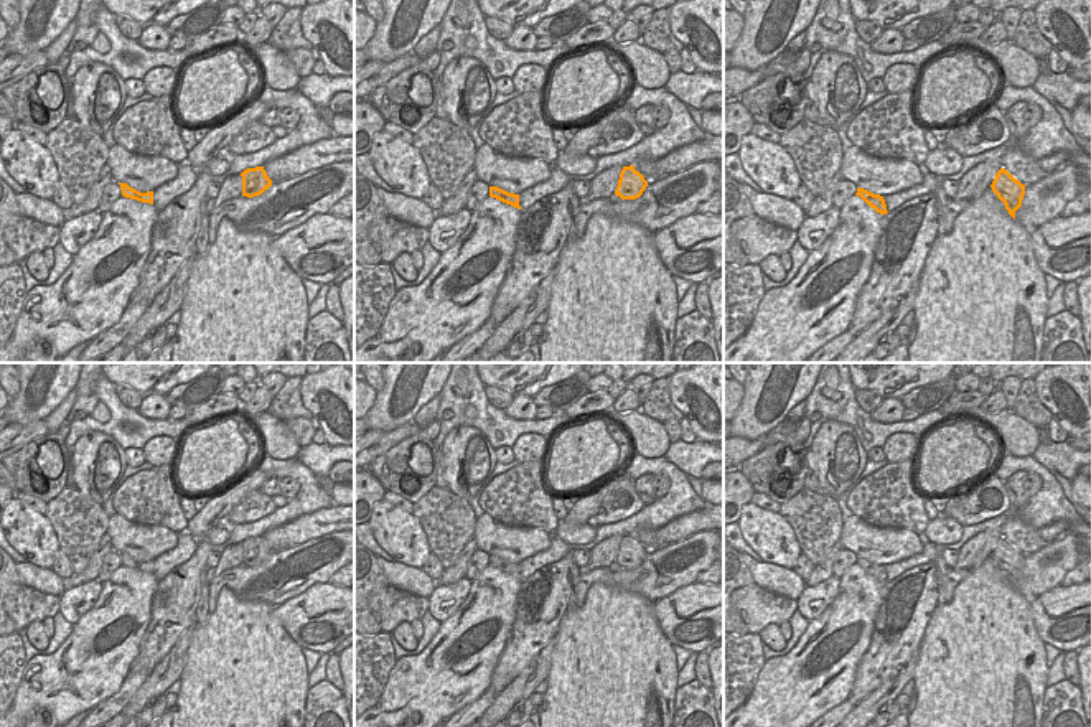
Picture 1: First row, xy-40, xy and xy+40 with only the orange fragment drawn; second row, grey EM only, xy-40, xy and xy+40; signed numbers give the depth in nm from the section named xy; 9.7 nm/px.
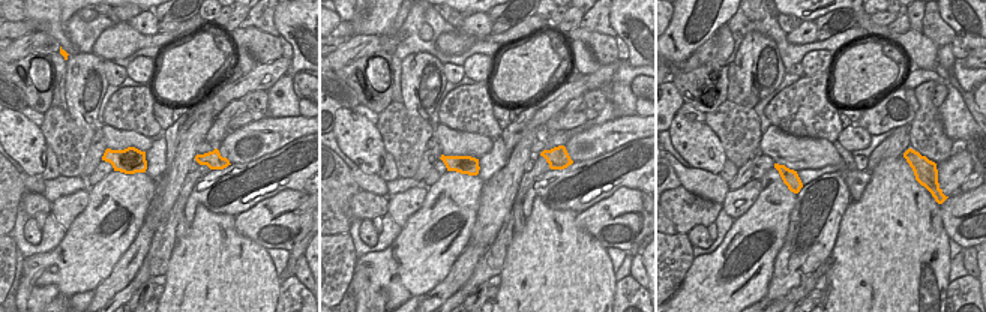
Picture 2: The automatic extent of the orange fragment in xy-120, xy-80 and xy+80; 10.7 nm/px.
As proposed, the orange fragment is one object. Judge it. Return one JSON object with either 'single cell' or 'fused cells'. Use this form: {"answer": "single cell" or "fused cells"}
{"answer": "single cell"}

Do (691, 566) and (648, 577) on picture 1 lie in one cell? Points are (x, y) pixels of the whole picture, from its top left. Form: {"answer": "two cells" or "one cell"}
{"answer": "one cell"}

